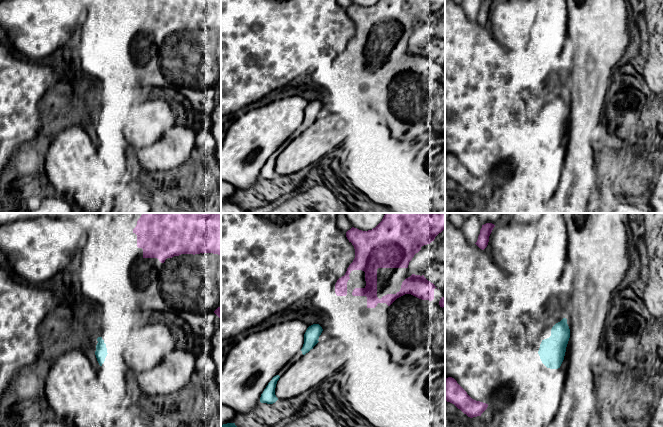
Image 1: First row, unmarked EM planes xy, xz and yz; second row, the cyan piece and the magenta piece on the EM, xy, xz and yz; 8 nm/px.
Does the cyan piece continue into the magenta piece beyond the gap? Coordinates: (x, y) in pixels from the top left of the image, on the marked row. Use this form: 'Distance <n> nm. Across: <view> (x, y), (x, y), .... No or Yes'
Distance 280 nm. Across: xz (318, 324), (337, 295). No

